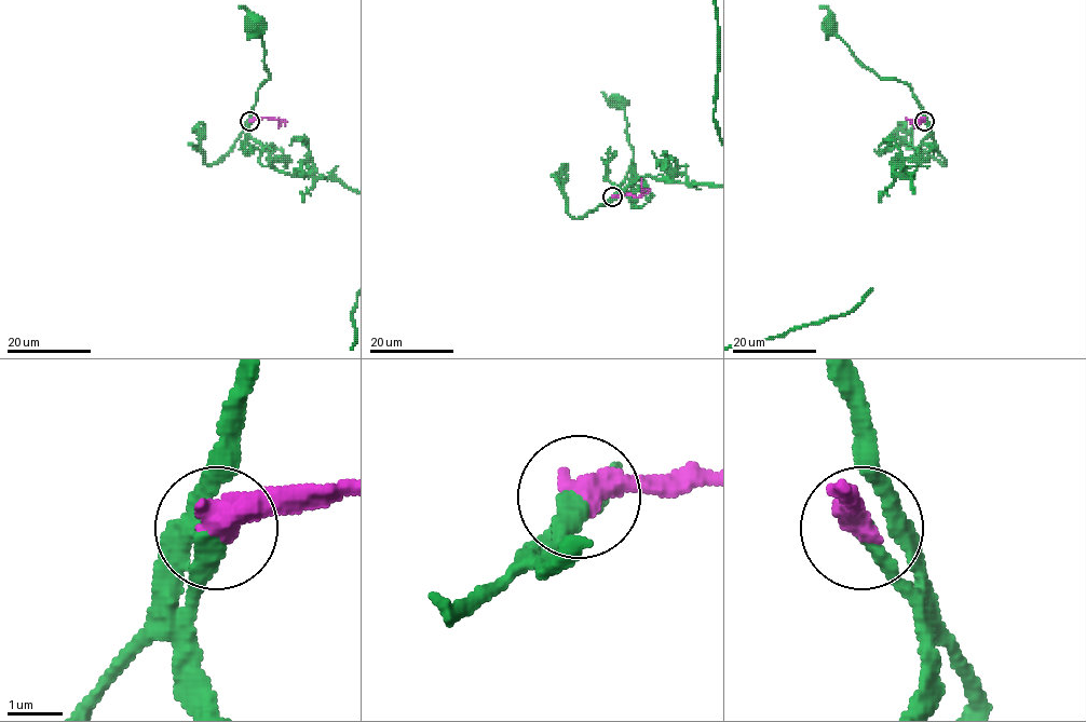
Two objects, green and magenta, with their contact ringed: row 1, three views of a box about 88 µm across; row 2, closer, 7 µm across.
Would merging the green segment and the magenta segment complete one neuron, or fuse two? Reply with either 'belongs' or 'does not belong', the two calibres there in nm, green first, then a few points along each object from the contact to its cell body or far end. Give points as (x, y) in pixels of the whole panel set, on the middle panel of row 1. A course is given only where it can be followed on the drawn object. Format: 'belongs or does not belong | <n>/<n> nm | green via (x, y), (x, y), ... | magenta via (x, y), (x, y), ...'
belongs | 320/550 nm | green via (612, 196), (627, 176), (633, 150), (620, 99) | magenta via (612, 196), (639, 196), (642, 178)

